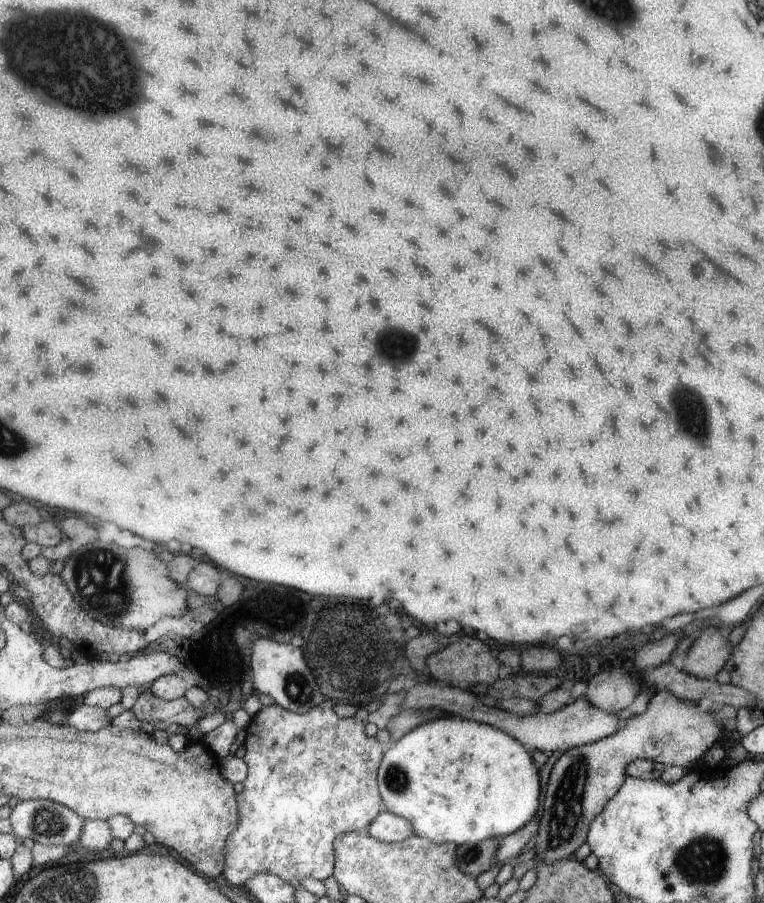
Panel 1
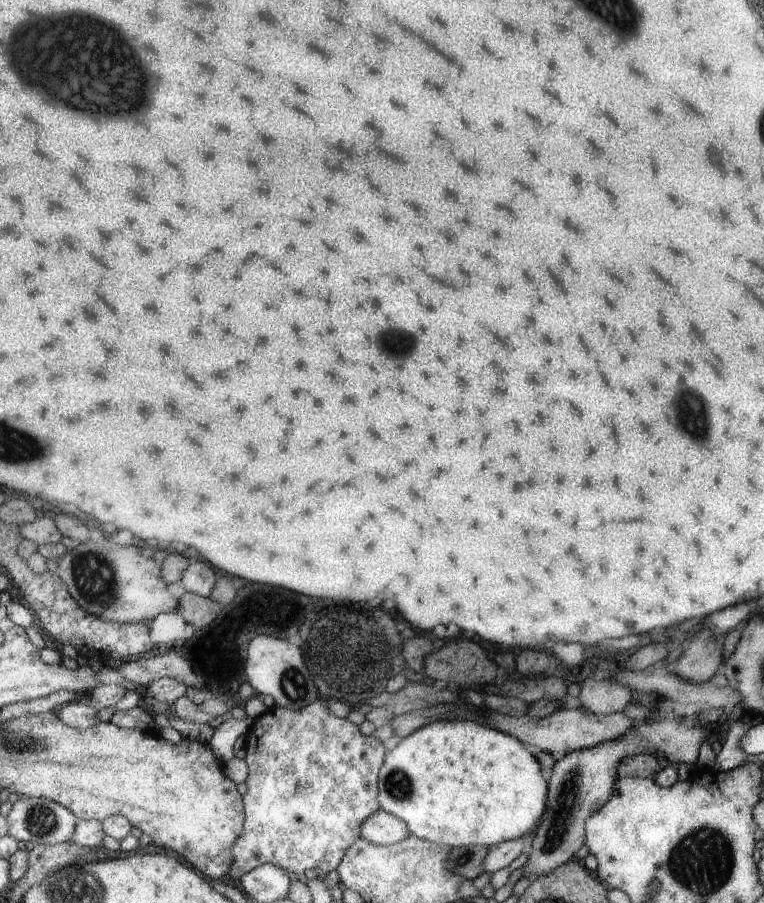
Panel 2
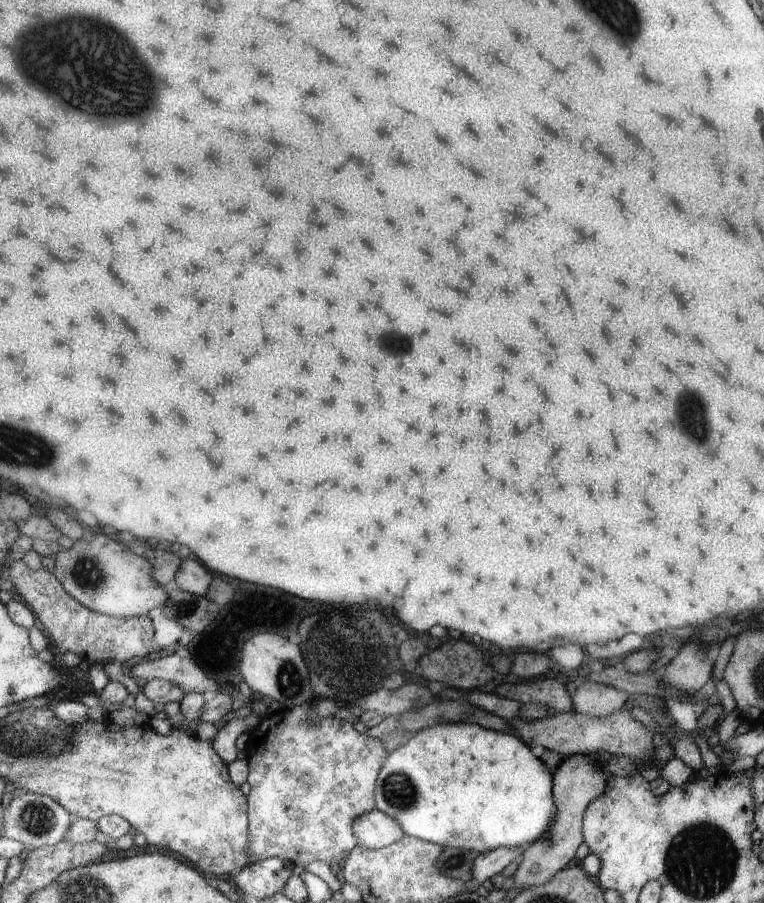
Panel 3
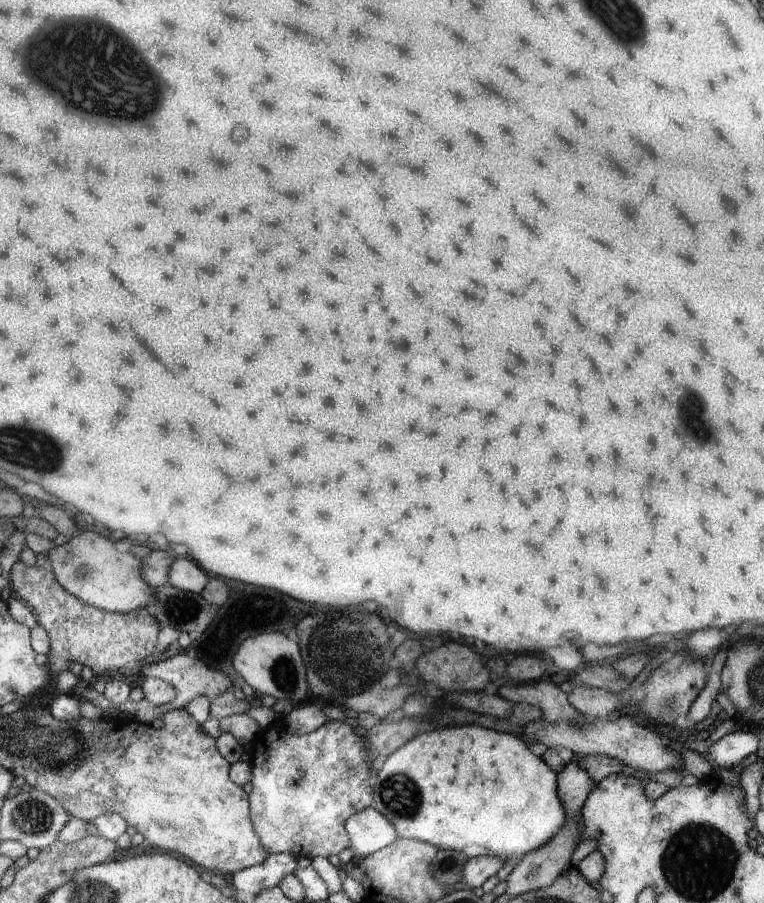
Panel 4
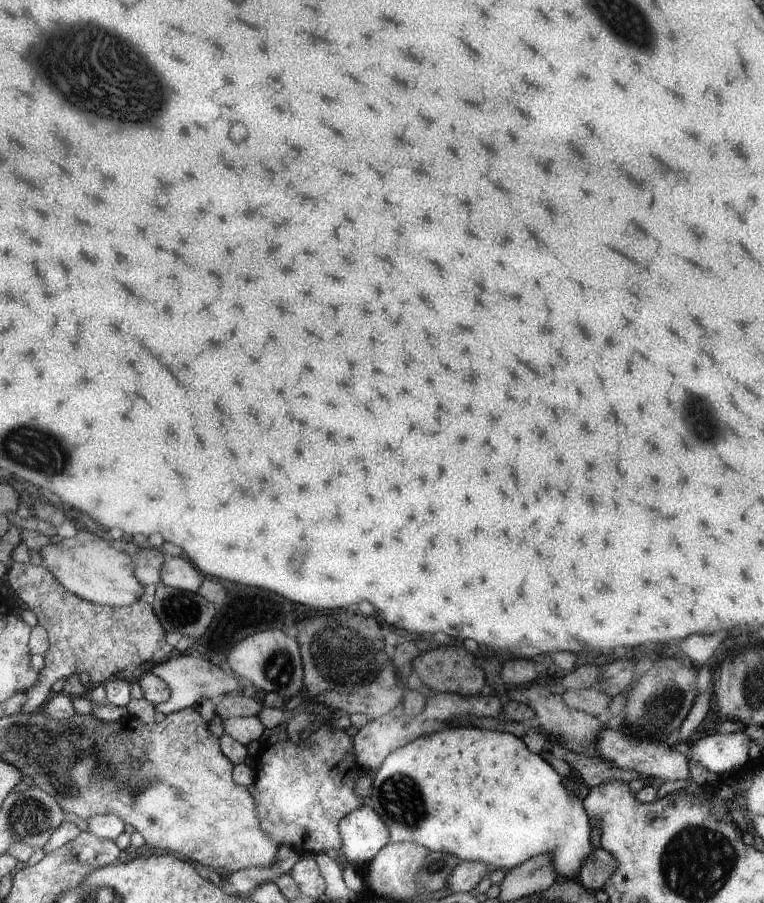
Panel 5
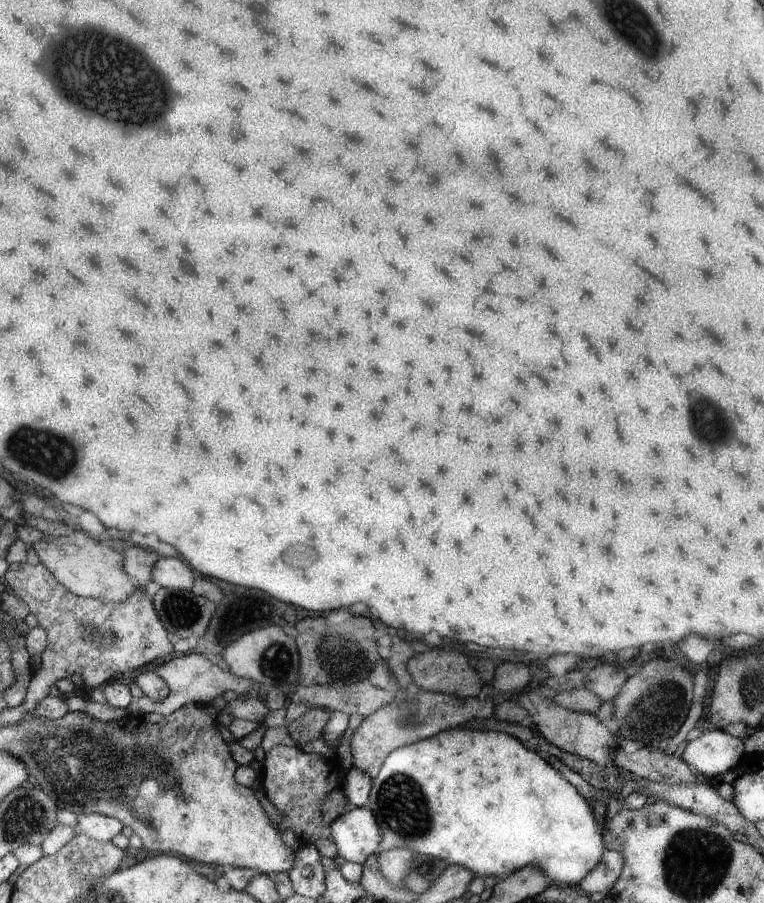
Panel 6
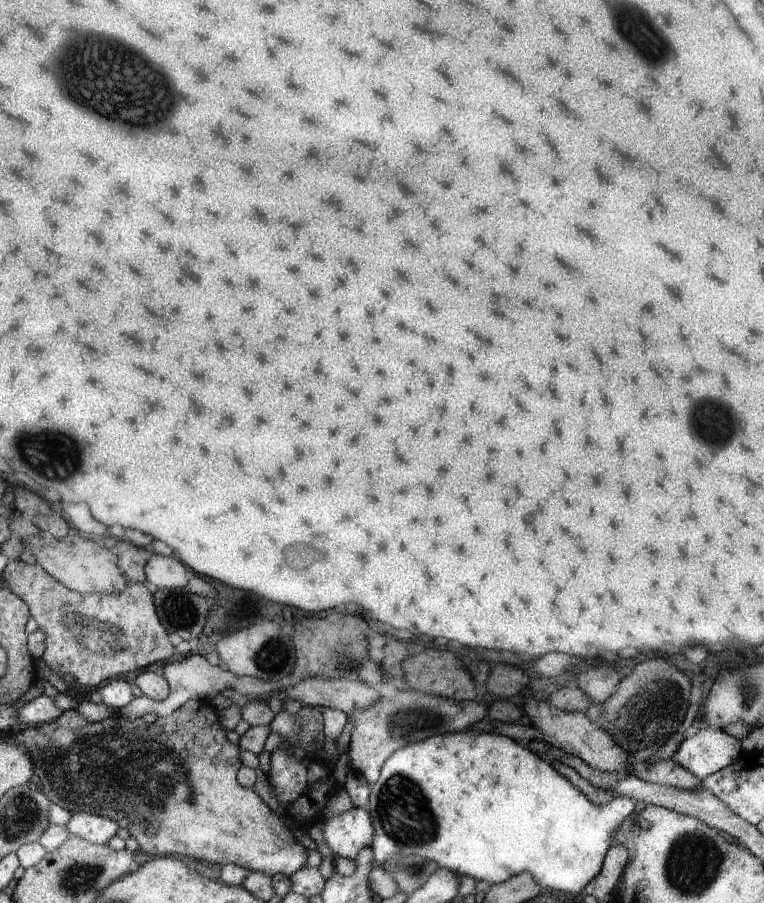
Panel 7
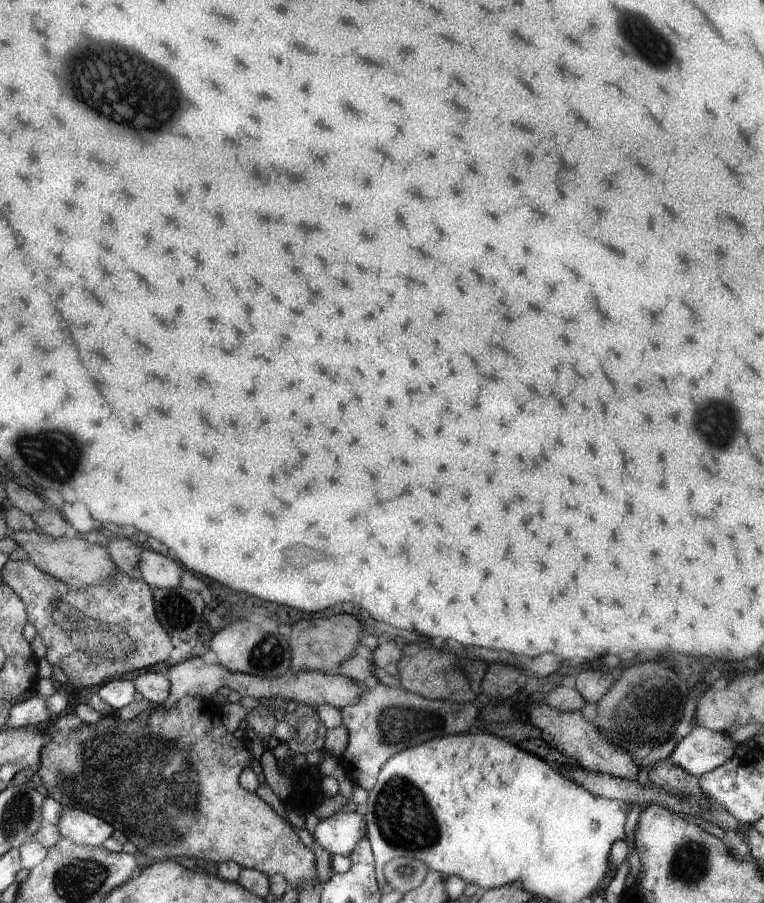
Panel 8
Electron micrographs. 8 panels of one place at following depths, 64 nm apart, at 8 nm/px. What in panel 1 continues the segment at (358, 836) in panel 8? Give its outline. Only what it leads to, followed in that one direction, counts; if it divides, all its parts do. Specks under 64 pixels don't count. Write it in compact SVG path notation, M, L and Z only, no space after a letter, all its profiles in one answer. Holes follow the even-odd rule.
M387 810L375 816L375 820L365 828L365 832L383 844L399 844L415 834L409 820L399 818Z

